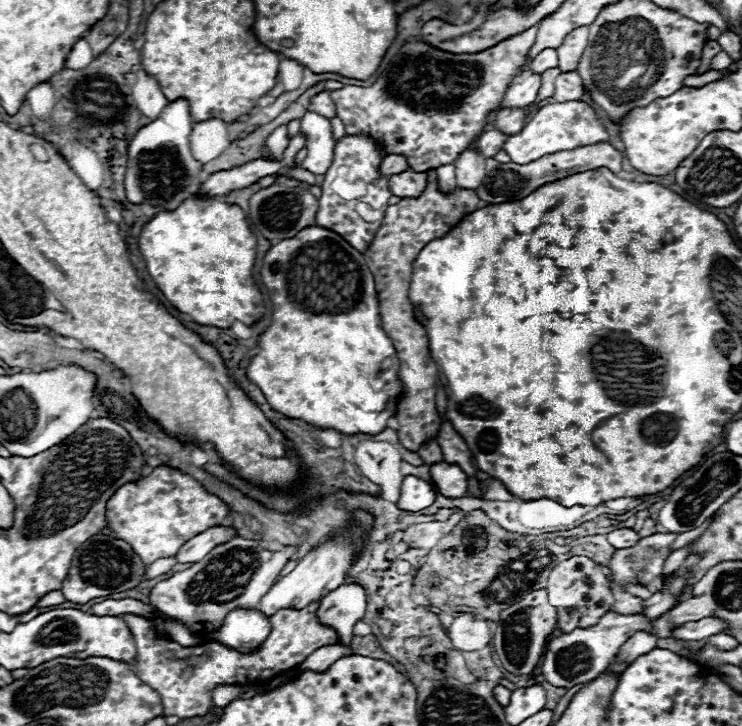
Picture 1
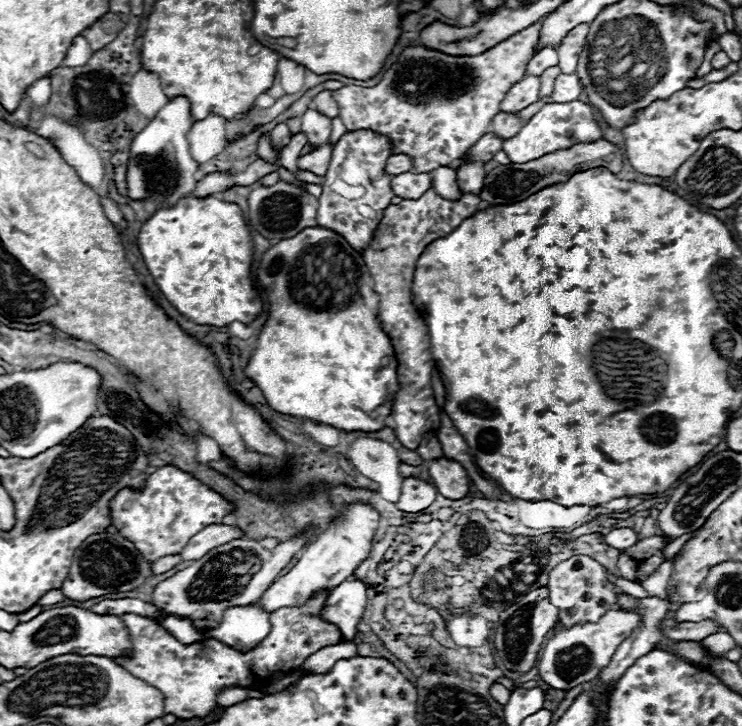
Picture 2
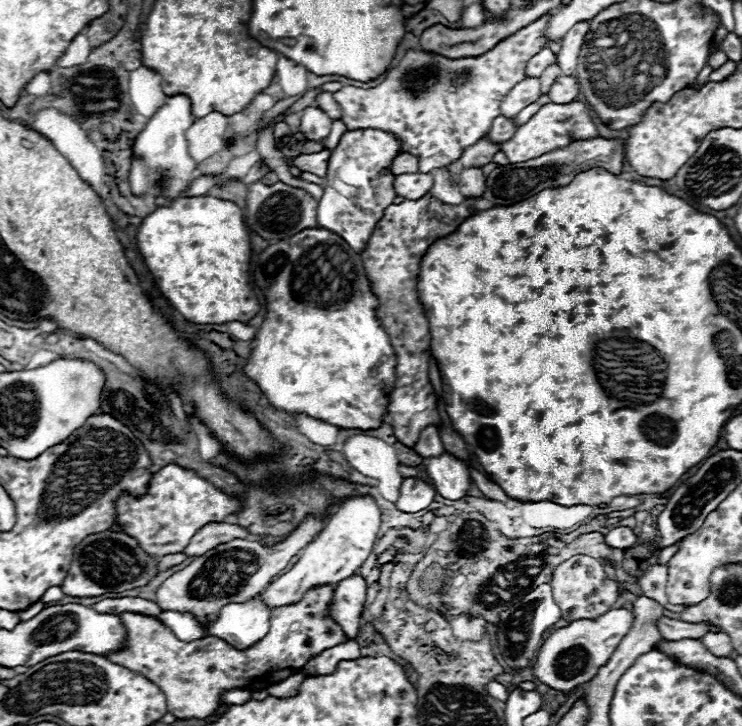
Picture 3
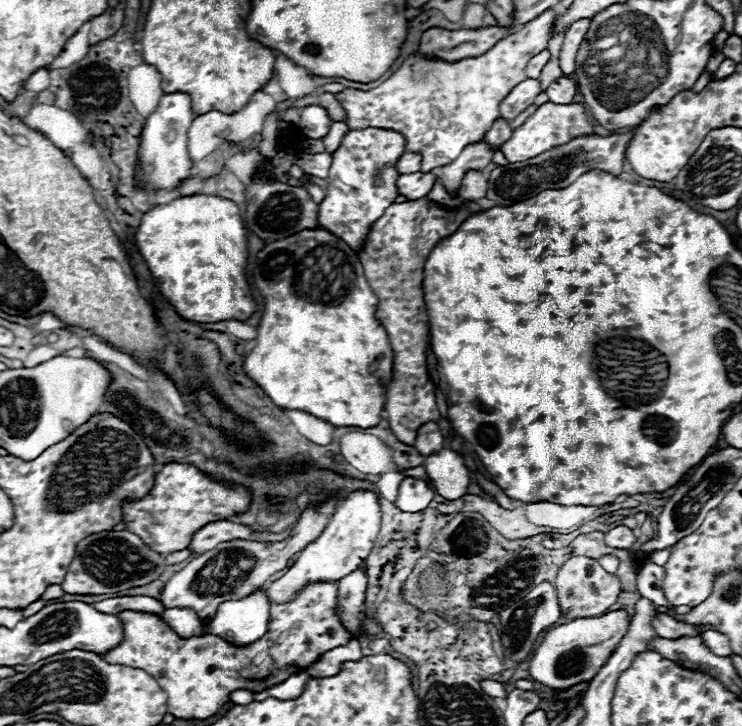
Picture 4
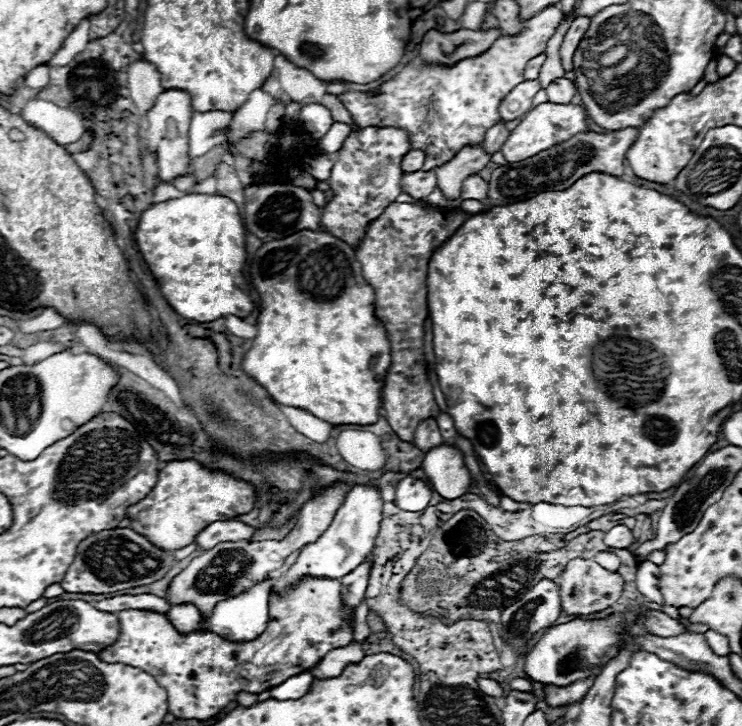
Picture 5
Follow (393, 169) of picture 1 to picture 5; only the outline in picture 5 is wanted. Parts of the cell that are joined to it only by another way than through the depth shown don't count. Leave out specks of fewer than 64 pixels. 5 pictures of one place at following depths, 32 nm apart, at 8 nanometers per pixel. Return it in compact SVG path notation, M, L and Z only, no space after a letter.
M412 150L412 152L408 152L408 154L404 156L404 160L402 160L402 170L404 170L404 172L416 172L416 170L422 168L424 160L426 160L424 150Z

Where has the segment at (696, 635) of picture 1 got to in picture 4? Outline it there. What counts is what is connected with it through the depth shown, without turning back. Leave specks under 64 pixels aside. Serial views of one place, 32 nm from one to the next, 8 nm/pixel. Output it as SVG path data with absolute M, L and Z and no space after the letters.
M656 614L650 622L650 626L656 630L656 634L660 638L680 638L680 636L694 636L694 634L700 634L694 626L686 624L686 622L680 622L668 614Z

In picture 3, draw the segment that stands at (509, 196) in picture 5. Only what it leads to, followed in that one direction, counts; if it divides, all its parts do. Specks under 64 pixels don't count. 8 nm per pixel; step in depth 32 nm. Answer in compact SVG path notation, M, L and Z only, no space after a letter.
M590 138L590 140L576 140L570 142L568 146L560 150L552 150L548 154L542 154L540 158L532 158L528 162L518 162L518 164L506 164L498 166L490 172L486 180L486 192L484 198L494 202L494 206L510 206L516 202L522 202L540 190L546 188L556 188L556 186L566 186L576 178L576 174L586 172L590 168L604 168L610 174L620 174L622 164L624 164L624 140L622 138Z

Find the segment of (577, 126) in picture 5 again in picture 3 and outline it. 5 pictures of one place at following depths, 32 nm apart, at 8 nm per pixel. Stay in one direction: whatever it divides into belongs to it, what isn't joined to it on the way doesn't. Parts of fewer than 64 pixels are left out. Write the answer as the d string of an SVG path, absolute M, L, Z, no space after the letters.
M570 102L570 104L544 104L526 124L522 124L516 134L502 144L502 152L506 158L514 162L526 162L530 158L538 158L540 154L546 154L550 150L568 146L572 140L586 140L586 138L596 138L596 124L590 118L590 112L584 102Z

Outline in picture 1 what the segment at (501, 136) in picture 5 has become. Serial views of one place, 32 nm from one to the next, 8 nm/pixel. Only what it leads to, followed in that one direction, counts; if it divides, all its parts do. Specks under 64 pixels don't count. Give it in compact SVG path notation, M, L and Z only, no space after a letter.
M520 108L520 110L500 110L496 114L496 120L494 120L494 128L500 130L502 134L506 136L512 136L516 132L522 130L522 122L524 122L524 110L526 108Z

